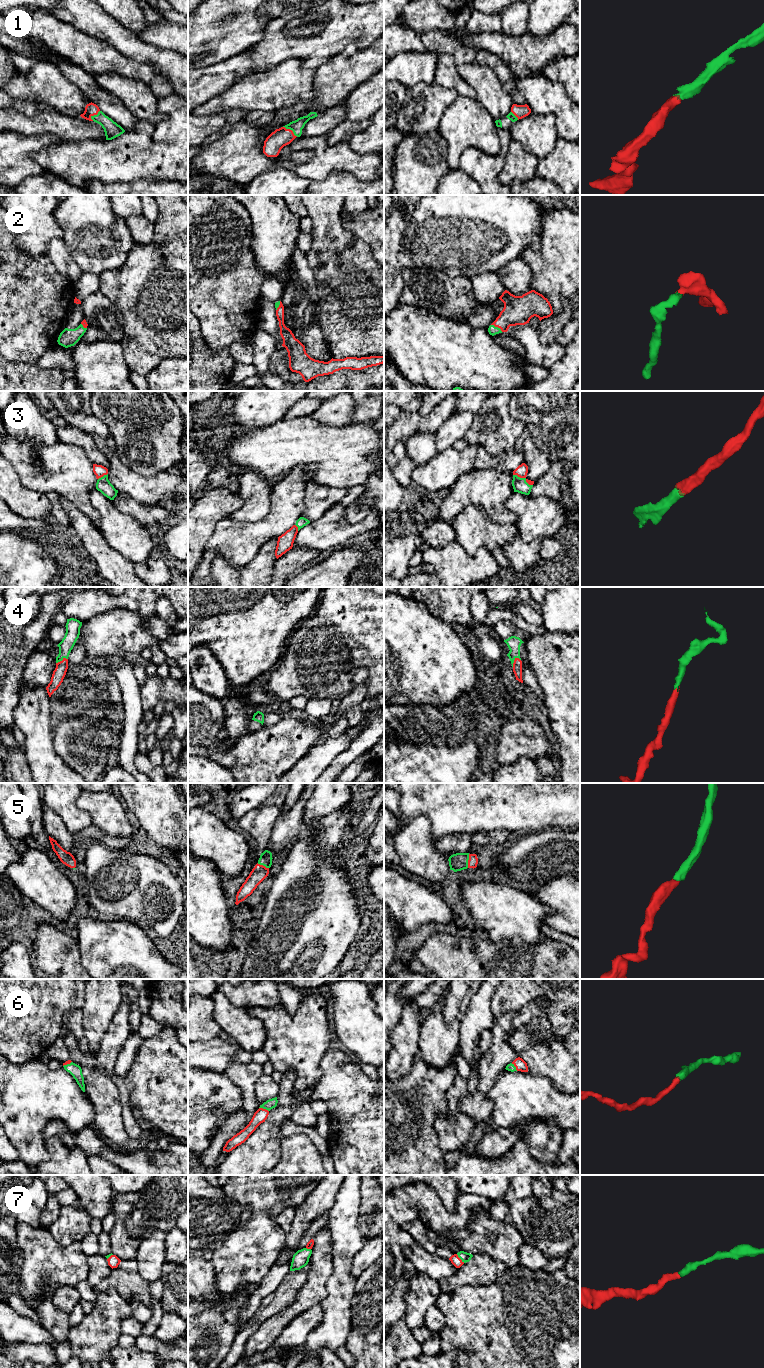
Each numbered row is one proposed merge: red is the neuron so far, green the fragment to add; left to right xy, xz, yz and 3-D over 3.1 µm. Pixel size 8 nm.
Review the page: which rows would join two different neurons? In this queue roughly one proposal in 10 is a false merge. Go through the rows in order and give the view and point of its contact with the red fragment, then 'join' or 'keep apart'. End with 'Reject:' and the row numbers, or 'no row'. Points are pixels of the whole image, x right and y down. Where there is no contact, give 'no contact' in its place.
1: xz (291, 130) | join
2: yz (497, 326) | join
3: yz (523, 477) | join
4: yz (514, 661) | join
5: yz (468, 861) | join
6: xz (264, 1109) | join
7: yz (459, 1258) | join
Reject: no row

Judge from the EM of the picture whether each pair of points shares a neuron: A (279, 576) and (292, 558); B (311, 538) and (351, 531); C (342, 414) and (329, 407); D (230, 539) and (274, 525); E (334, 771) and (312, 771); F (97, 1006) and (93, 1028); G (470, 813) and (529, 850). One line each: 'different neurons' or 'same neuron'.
A: same neuron
B: same neuron
C: same neuron
D: same neuron
E: different neurons
F: same neuron
G: different neurons

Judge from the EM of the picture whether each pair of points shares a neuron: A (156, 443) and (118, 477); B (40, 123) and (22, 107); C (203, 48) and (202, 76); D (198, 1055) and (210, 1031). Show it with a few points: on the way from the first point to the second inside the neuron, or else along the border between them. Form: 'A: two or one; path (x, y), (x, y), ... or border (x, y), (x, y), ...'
A: two; border (115, 454), (129, 468), (141, 475), (150, 476)
B: two; border (40, 105), (32, 116), (22, 115), (10, 108)
C: two; border (225, 60), (198, 67)
D: two; border (217, 1037), (204, 1042), (198, 1042)

